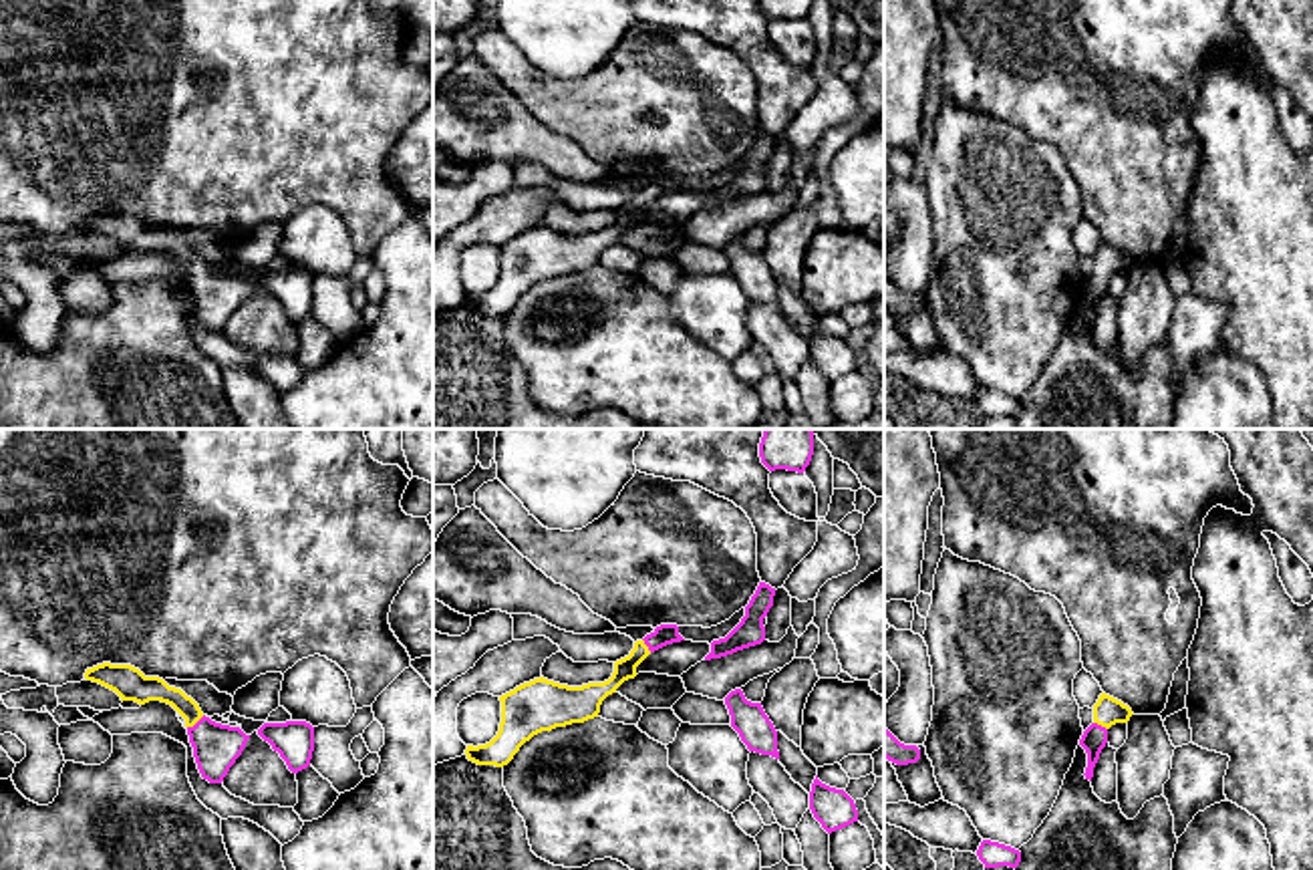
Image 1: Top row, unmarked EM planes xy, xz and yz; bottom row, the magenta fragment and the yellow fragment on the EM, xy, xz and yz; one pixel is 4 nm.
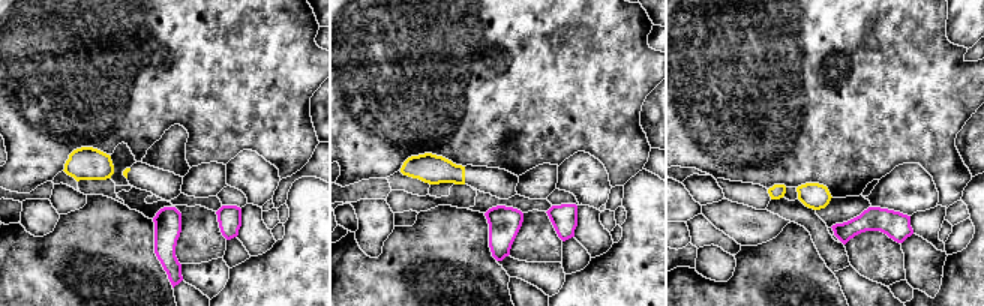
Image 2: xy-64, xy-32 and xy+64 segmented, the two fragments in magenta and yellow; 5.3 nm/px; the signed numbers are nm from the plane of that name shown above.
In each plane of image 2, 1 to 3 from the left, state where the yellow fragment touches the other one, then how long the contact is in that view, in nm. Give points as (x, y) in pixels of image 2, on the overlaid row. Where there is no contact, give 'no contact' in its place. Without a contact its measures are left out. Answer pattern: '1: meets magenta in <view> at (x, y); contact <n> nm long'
1: no contact
2: no contact
3: no contact

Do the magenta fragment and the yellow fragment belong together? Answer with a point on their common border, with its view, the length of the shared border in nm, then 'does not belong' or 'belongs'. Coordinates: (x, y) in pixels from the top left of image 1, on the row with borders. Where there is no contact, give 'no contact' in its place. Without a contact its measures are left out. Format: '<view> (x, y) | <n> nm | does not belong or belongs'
xy (198, 721) | 90 nm | belongs

